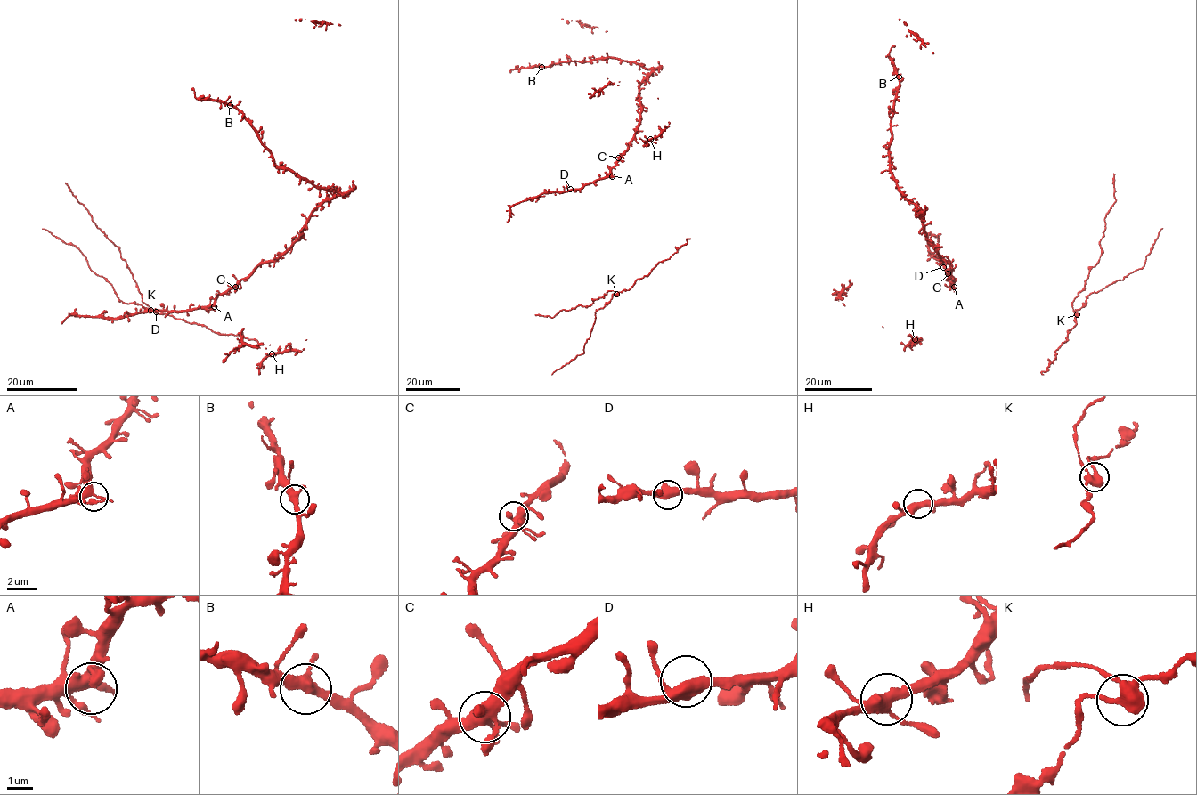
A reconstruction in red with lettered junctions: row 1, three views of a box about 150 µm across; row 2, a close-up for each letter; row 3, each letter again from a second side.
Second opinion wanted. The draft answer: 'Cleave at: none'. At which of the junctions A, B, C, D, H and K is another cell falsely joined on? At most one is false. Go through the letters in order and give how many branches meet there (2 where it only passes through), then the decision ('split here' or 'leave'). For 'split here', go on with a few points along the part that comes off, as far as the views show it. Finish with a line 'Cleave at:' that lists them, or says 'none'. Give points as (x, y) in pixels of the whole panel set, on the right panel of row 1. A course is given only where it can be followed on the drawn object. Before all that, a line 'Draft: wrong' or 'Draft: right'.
Draft: right
A: 3 | leave
B: 3 | leave
C: 3 | leave
D: 3 | leave
H: 3 | leave
K: 3 | leave
Cleave at: none

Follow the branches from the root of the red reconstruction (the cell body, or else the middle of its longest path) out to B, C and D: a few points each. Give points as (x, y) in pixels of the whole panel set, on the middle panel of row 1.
B: (629, 146), (639, 119), (639, 88), (652, 70), (633, 62), (606, 57), (582, 61), (564, 60), (541, 67)
C: (629, 146), (618, 158)
D: (629, 146), (607, 177), (570, 189)

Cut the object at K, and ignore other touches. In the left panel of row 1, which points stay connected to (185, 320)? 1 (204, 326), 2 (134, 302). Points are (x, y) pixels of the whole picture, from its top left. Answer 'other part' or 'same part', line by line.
1: same part
2: same part

